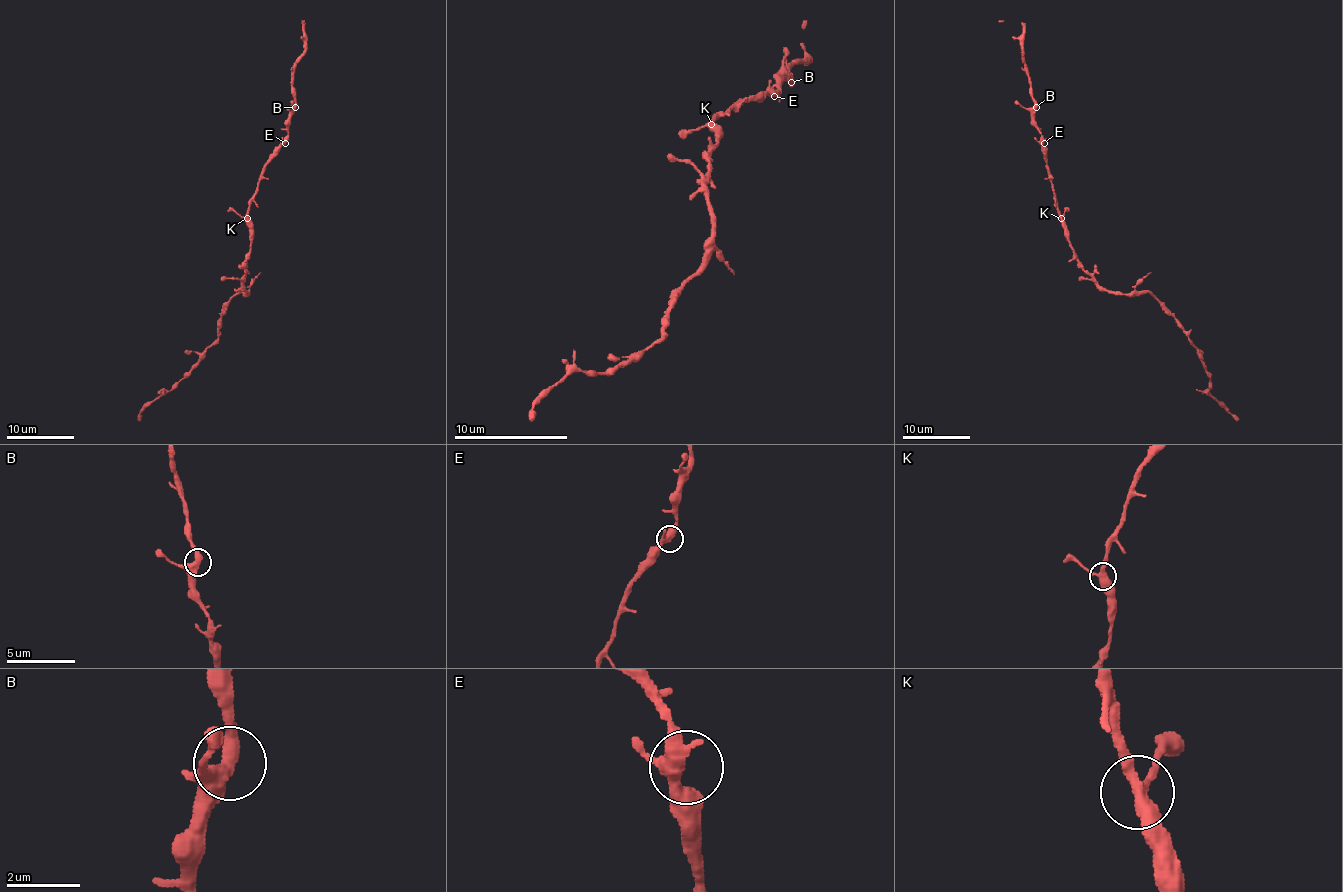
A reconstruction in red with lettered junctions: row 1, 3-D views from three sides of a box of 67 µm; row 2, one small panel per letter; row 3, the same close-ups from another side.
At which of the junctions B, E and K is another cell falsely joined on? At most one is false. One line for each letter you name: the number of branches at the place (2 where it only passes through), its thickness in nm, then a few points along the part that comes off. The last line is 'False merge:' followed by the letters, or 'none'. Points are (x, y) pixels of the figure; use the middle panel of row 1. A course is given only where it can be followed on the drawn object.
False merge: none

